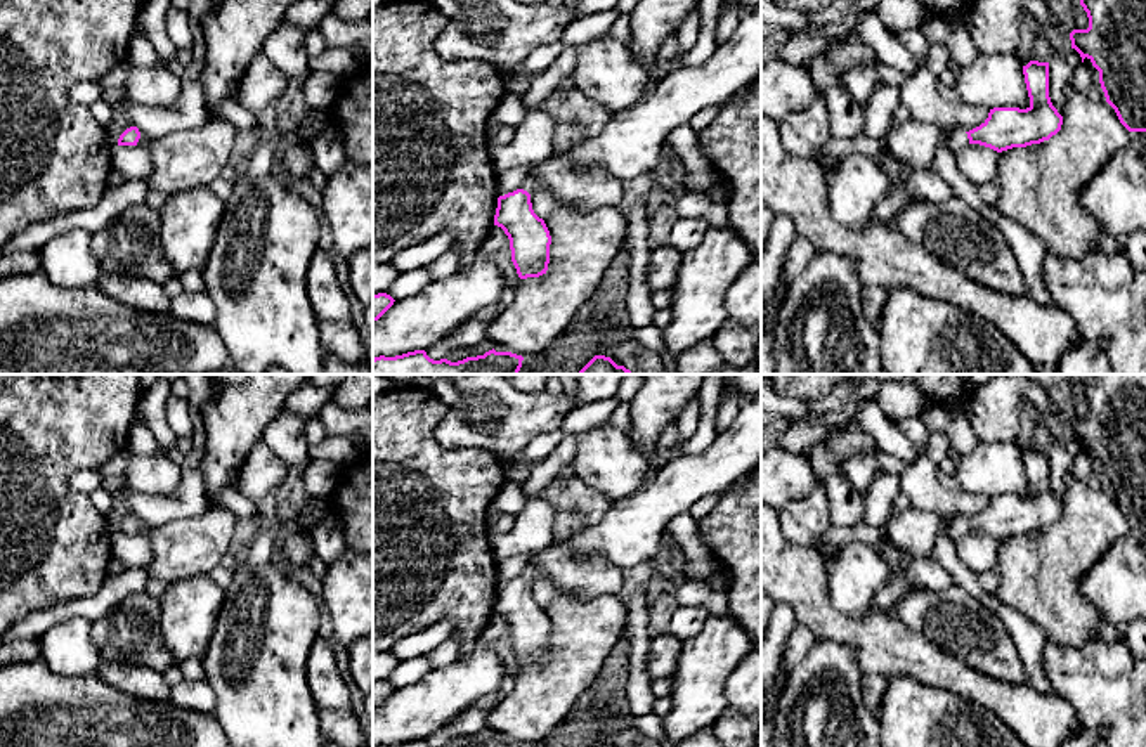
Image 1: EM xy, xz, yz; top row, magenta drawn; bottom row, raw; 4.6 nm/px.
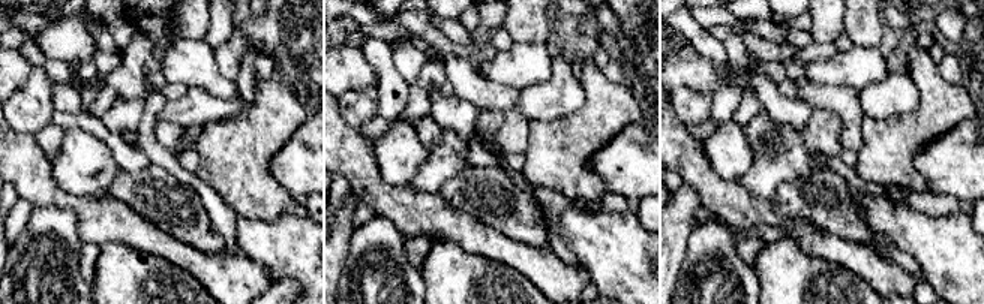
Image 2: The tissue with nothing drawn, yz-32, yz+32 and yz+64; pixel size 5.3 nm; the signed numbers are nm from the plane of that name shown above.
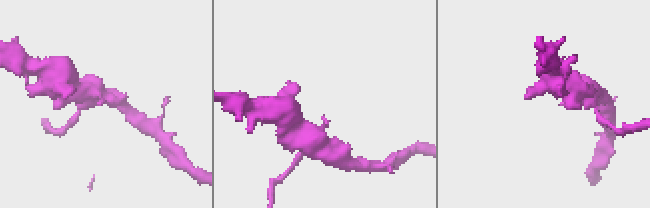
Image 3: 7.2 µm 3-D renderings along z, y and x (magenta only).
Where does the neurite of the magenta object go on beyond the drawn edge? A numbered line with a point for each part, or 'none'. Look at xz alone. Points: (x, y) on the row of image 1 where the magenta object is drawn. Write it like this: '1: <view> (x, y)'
1: xz (576, 116)

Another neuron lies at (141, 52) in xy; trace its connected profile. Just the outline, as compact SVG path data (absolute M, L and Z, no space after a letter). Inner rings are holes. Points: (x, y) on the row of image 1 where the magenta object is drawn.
M135 29L130 38L128 54L125 59L130 61L132 64L146 66L146 68L165 64L153 49L153 45L149 43L146 33L140 33L139 29Z

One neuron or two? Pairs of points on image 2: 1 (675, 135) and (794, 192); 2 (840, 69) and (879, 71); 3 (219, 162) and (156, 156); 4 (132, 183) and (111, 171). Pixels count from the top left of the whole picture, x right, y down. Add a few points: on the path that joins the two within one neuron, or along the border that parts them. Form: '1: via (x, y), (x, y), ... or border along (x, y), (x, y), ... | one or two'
1: border along (771, 198), (773, 207), (782, 216), (801, 219) | two
2: via (849, 69), (870, 69) | one
3: border along (194, 172), (221, 196) | two
4: border along (122, 171), (113, 183), (110, 195) | two

